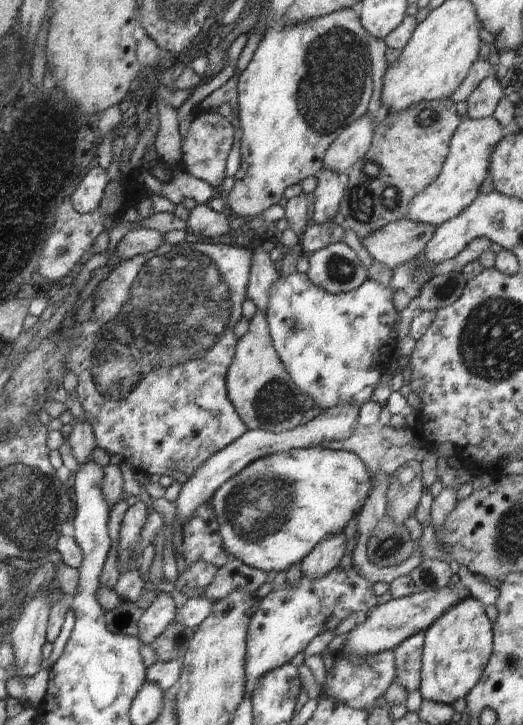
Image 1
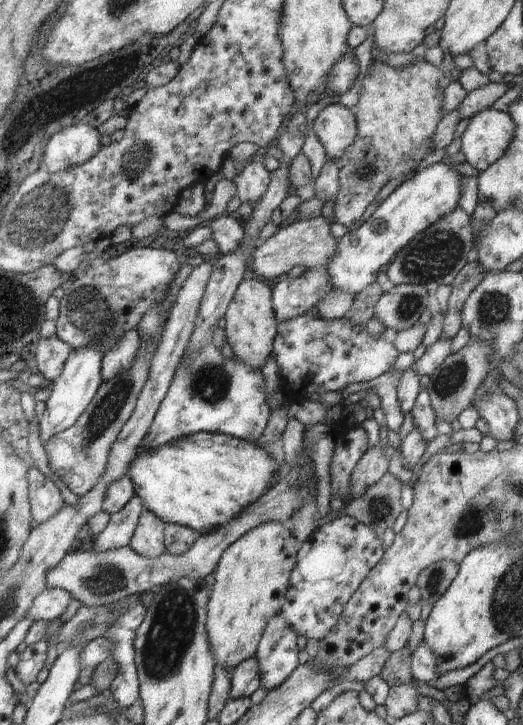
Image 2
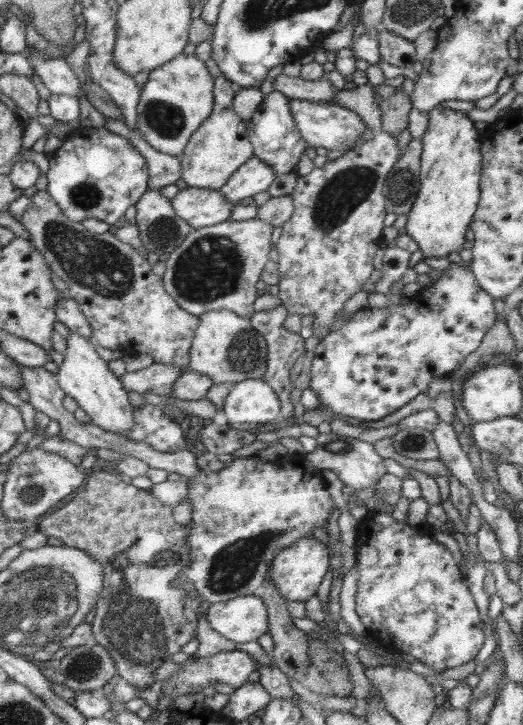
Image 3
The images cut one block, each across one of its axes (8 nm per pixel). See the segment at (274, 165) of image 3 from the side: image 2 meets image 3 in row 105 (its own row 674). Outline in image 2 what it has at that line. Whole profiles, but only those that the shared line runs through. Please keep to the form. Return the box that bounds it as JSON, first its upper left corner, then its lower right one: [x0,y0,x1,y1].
[254,613,298,692]

